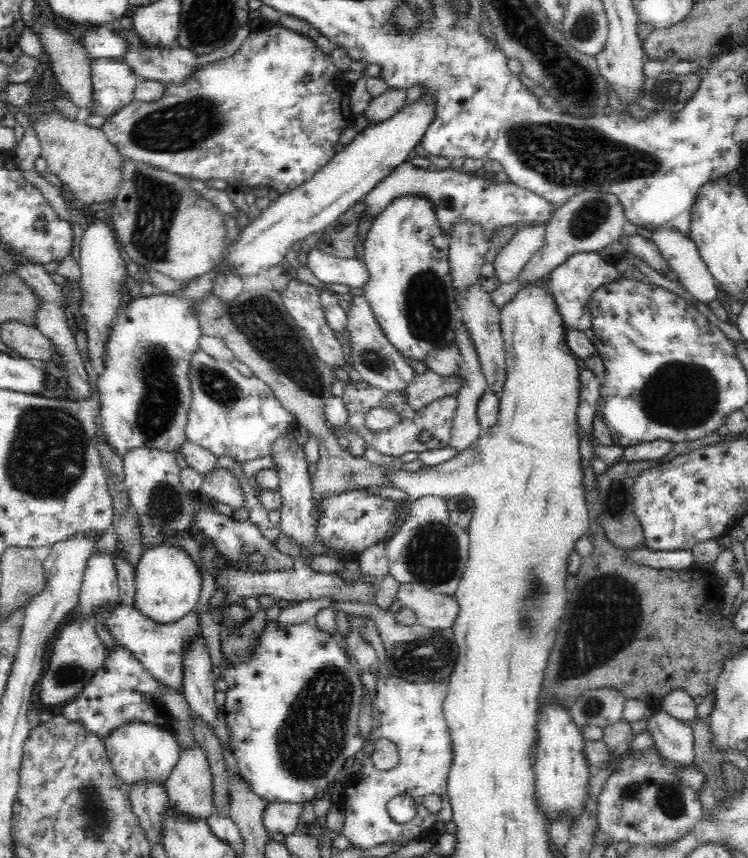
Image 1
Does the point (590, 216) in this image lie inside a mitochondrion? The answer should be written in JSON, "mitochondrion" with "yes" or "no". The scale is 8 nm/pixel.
{"mitochondrion":"yes"}

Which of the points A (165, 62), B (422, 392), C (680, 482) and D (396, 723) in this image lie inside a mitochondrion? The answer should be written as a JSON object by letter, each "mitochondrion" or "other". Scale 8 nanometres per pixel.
{"A":"other","B":"other","C":"other","D":"other"}

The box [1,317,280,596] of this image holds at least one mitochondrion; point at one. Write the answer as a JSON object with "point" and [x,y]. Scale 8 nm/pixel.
{"point":[47,459]}

